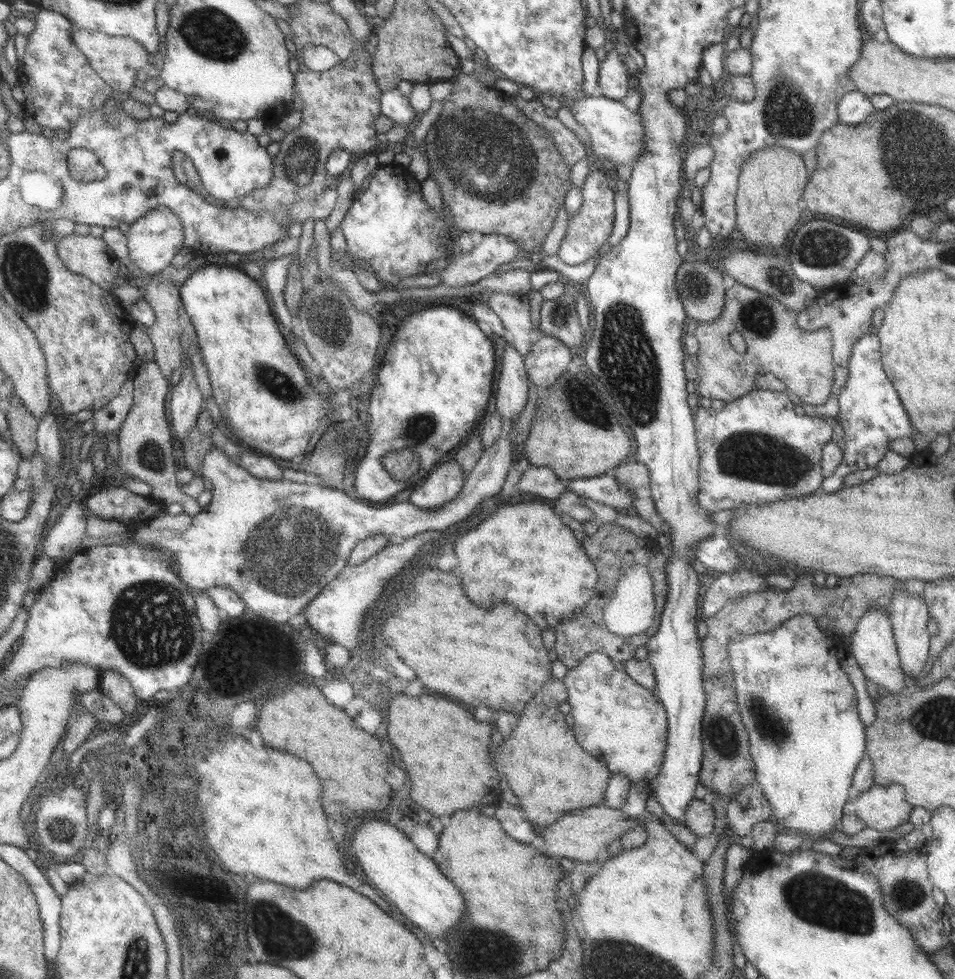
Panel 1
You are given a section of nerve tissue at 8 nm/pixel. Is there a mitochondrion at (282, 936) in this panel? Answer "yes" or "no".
yes

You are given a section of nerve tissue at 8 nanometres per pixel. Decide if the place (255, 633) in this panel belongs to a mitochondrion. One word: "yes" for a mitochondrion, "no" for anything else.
no

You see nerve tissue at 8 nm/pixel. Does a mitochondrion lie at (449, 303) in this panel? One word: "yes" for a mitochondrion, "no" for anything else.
no

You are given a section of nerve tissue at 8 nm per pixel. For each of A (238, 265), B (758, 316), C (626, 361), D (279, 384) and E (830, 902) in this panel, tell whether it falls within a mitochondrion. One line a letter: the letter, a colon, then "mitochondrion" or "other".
A: other
B: mitochondrion
C: mitochondrion
D: mitochondrion
E: mitochondrion

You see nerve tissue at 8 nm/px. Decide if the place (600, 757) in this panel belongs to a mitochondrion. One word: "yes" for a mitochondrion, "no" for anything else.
no

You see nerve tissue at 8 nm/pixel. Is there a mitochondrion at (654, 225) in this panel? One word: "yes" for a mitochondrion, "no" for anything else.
no

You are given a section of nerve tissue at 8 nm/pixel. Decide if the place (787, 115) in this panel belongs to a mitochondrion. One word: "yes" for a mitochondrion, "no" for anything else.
yes

